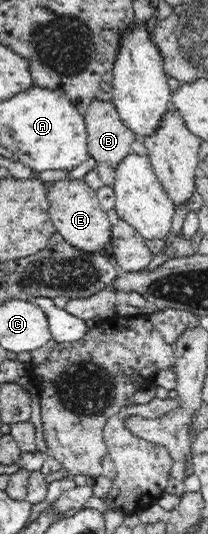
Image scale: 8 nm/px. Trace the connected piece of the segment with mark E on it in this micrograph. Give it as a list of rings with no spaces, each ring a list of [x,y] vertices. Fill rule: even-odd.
[[[64,179],[56,181],[56,184],[49,191],[48,201],[50,201],[51,221],[54,223],[56,232],[62,235],[68,244],[82,251],[108,254],[112,240],[112,223],[107,212],[99,204],[97,192],[87,186],[84,180]]]

